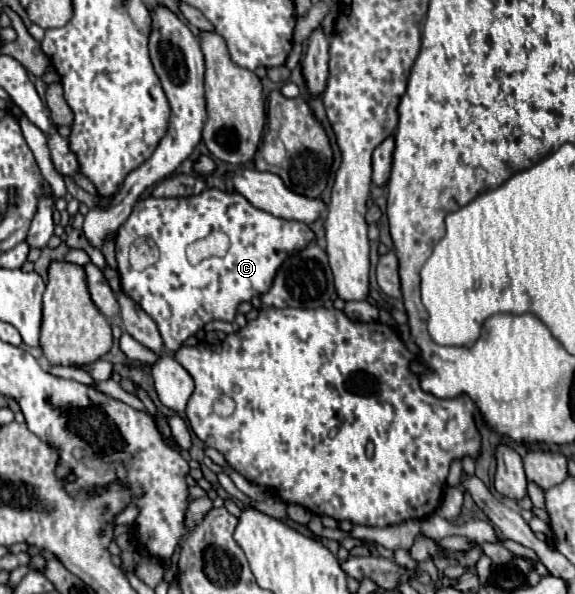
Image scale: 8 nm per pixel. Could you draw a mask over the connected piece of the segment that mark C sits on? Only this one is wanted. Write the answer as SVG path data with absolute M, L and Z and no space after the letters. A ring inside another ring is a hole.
M207 188L191 198L143 198L119 228L117 262L121 286L125 294L139 302L155 320L165 348L175 352L207 322L233 322L237 306L265 294L271 288L275 270L279 270L295 250L303 250L303 246L313 240L315 234L307 224L283 220L259 210L235 190L225 192L219 188ZM214 231L225 233L231 240L231 248L223 257L210 256L216 258L190 263L185 248ZM139 238L153 242L153 262L143 270L131 266L131 246Z

